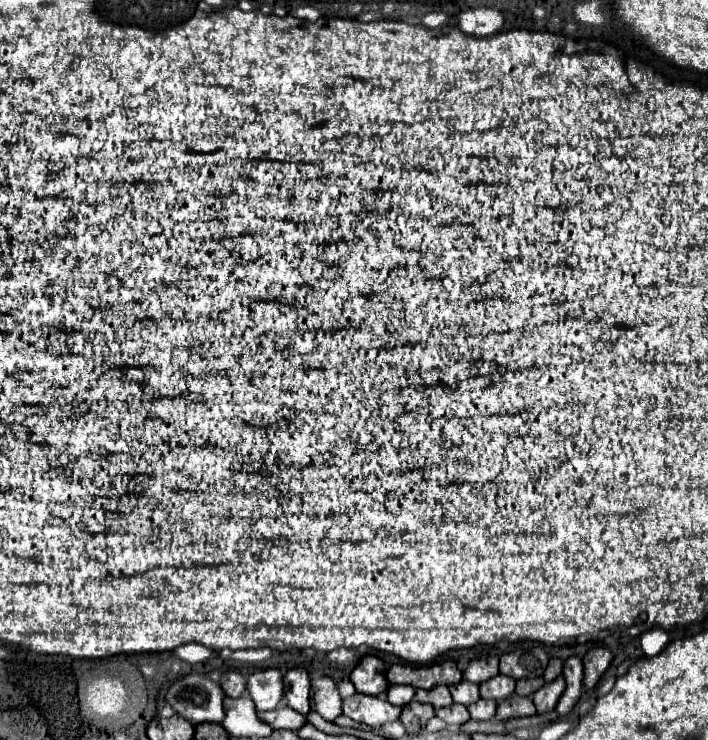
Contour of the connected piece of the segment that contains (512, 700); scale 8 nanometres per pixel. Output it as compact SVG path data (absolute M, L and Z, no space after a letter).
M509 697L497 705L497 721L509 721L513 717L531 717L535 715L535 705L529 697Z

